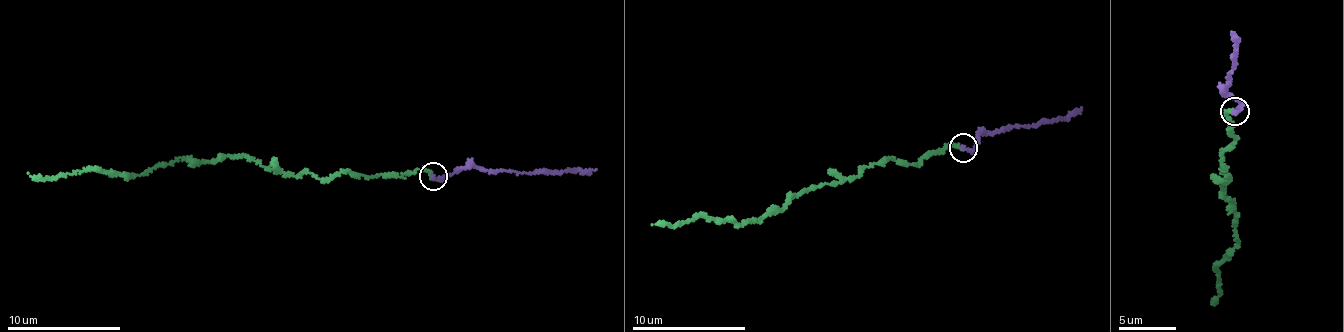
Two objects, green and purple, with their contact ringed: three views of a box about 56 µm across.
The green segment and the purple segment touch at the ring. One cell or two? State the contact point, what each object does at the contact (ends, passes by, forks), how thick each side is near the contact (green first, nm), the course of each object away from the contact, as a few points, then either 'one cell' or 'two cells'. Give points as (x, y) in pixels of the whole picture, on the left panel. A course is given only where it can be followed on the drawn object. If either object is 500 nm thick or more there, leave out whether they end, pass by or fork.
(433, 176) | green ends | purple ends | 170/180 nm | green via (432, 175), (340, 169), (316, 178), (228, 154), (171, 161), (137, 175), (91, 167), (49, 179), (28, 173) | purple via (434, 176), (440, 181), (469, 166), (531, 174), (596, 169) | one cell

